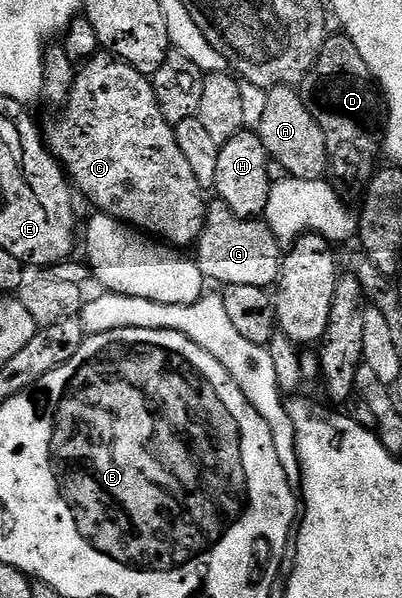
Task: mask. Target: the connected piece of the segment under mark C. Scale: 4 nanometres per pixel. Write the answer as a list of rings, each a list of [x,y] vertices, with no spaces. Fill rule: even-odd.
[[[99,51],[95,56],[90,57],[76,70],[69,102],[63,107],[61,118],[49,129],[49,142],[47,148],[54,157],[57,158],[62,169],[65,170],[68,180],[72,182],[77,189],[86,197],[93,201],[93,209],[111,215],[116,221],[123,221],[126,225],[162,242],[168,243],[173,247],[182,247],[181,245],[196,246],[197,238],[200,237],[205,226],[206,202],[201,202],[203,190],[201,184],[195,179],[195,171],[191,171],[191,163],[183,156],[183,151],[179,151],[179,143],[174,126],[163,119],[163,113],[159,111],[159,103],[155,99],[152,80],[146,74],[135,71],[135,67],[128,65],[126,61],[120,61],[108,51]]]

